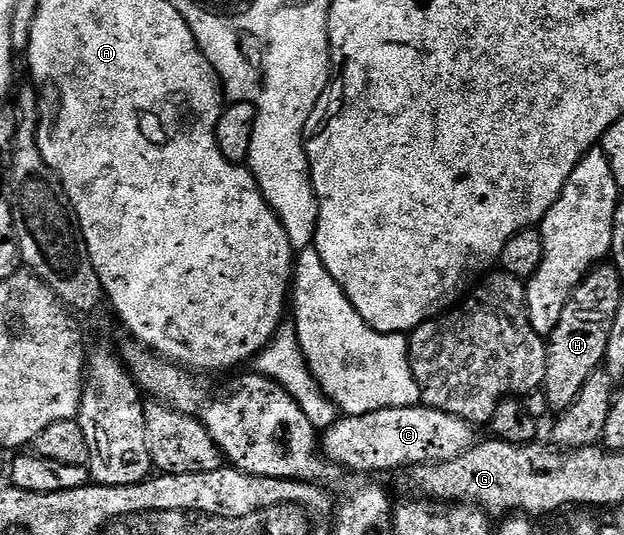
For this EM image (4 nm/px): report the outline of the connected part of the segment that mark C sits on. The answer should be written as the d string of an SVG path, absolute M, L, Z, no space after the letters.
M418 404L338 417L323 431L319 446L334 467L342 466L357 474L381 474L384 470L397 470L400 466L412 468L455 460L475 445L473 430L472 422Z

